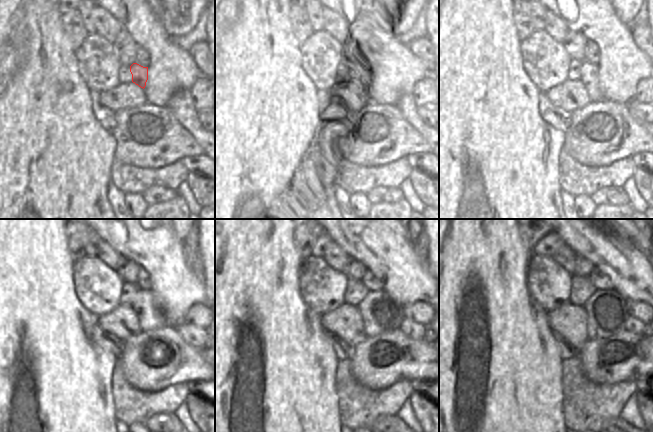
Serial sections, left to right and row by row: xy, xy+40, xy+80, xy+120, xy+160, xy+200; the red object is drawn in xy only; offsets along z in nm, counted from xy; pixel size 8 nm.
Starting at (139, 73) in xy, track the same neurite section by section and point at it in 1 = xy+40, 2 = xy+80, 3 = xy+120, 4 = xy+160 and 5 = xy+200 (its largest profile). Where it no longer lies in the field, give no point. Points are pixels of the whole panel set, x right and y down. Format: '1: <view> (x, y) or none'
1: xy+40 (364, 72)
2: xy+80 (588, 72)
3: xy+120 (148, 308)
4: xy+160 (380, 313)
5: xy+200 (606, 310)

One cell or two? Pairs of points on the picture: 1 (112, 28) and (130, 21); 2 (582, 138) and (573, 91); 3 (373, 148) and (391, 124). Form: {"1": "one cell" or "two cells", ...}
{"1": "two cells", "2": "two cells", "3": "one cell"}

